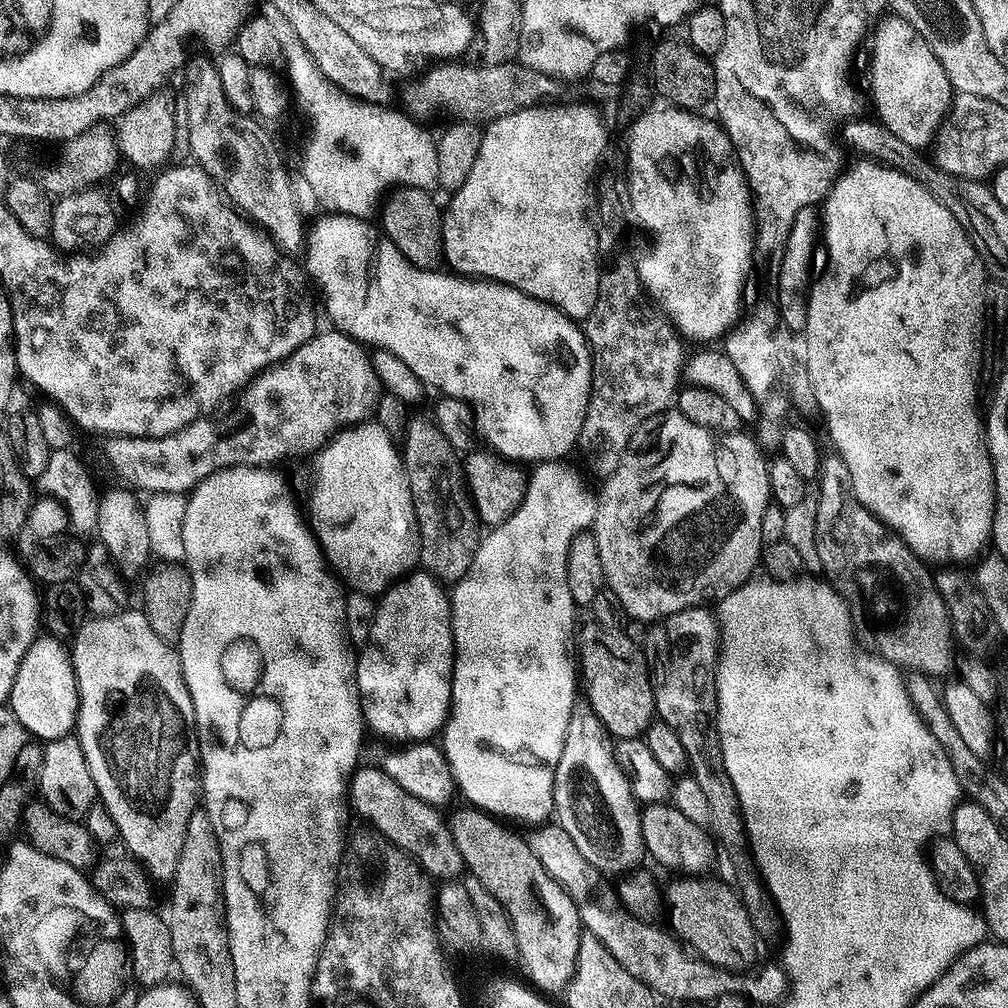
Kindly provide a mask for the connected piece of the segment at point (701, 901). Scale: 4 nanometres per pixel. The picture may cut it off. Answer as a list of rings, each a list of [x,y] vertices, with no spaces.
[[[676,878],[669,888],[667,885],[666,920],[672,923],[671,931],[696,955],[728,972],[743,973],[757,963],[756,931],[739,895],[720,880],[704,879],[708,878]]]

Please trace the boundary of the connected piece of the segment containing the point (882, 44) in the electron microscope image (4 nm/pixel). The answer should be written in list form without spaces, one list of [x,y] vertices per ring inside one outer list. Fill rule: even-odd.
[[[887,14],[876,24],[876,33],[871,33],[870,44],[872,40],[872,104],[876,107],[875,119],[881,124],[884,124],[886,130],[894,134],[895,137],[902,139],[903,142],[908,143],[910,146],[917,150],[923,149],[923,145],[929,143],[929,140],[935,135],[937,127],[945,119],[945,114],[951,106],[953,99],[953,91],[950,86],[950,80],[946,78],[946,72],[942,70],[942,62],[938,62],[938,58],[934,58],[934,50],[930,50],[930,46],[926,46],[926,42],[914,30],[914,26],[910,26],[910,22],[906,22],[902,17],[895,14]]]

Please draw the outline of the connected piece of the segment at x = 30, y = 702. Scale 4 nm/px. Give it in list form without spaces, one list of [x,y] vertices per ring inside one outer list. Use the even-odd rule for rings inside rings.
[[[51,634],[37,635],[36,641],[26,650],[14,678],[10,707],[18,722],[41,742],[73,735],[76,715],[80,709],[72,653],[63,639]]]

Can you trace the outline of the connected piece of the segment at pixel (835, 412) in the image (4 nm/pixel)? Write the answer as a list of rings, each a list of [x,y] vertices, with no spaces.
[[[862,162],[866,164],[856,164],[852,169],[844,170],[840,173],[836,180],[832,181],[832,188],[828,191],[827,196],[822,201],[822,244],[828,247],[828,265],[824,268],[824,273],[820,277],[815,277],[814,283],[811,285],[808,292],[808,313],[806,314],[806,326],[802,333],[804,339],[804,368],[808,371],[808,380],[812,383],[810,396],[818,405],[819,415],[824,415],[824,420],[828,423],[828,436],[832,439],[835,455],[842,458],[842,462],[846,462],[846,470],[850,470],[850,491],[856,497],[863,508],[870,510],[870,514],[874,514],[882,523],[892,529],[900,540],[909,550],[919,556],[921,560],[929,565],[935,566],[964,566],[967,560],[975,561],[977,557],[985,551],[984,543],[989,543],[992,535],[992,519],[994,518],[994,510],[996,509],[996,483],[994,482],[994,474],[992,473],[992,459],[988,456],[988,446],[986,443],[986,424],[982,419],[982,412],[976,409],[976,380],[972,377],[971,364],[978,360],[978,332],[976,336],[976,327],[981,327],[982,324],[982,309],[984,307],[984,286],[986,283],[986,271],[984,263],[980,258],[980,253],[976,251],[972,239],[966,231],[962,220],[956,217],[935,200],[931,194],[914,179],[908,177],[904,173],[890,167],[885,167],[877,162]]]

